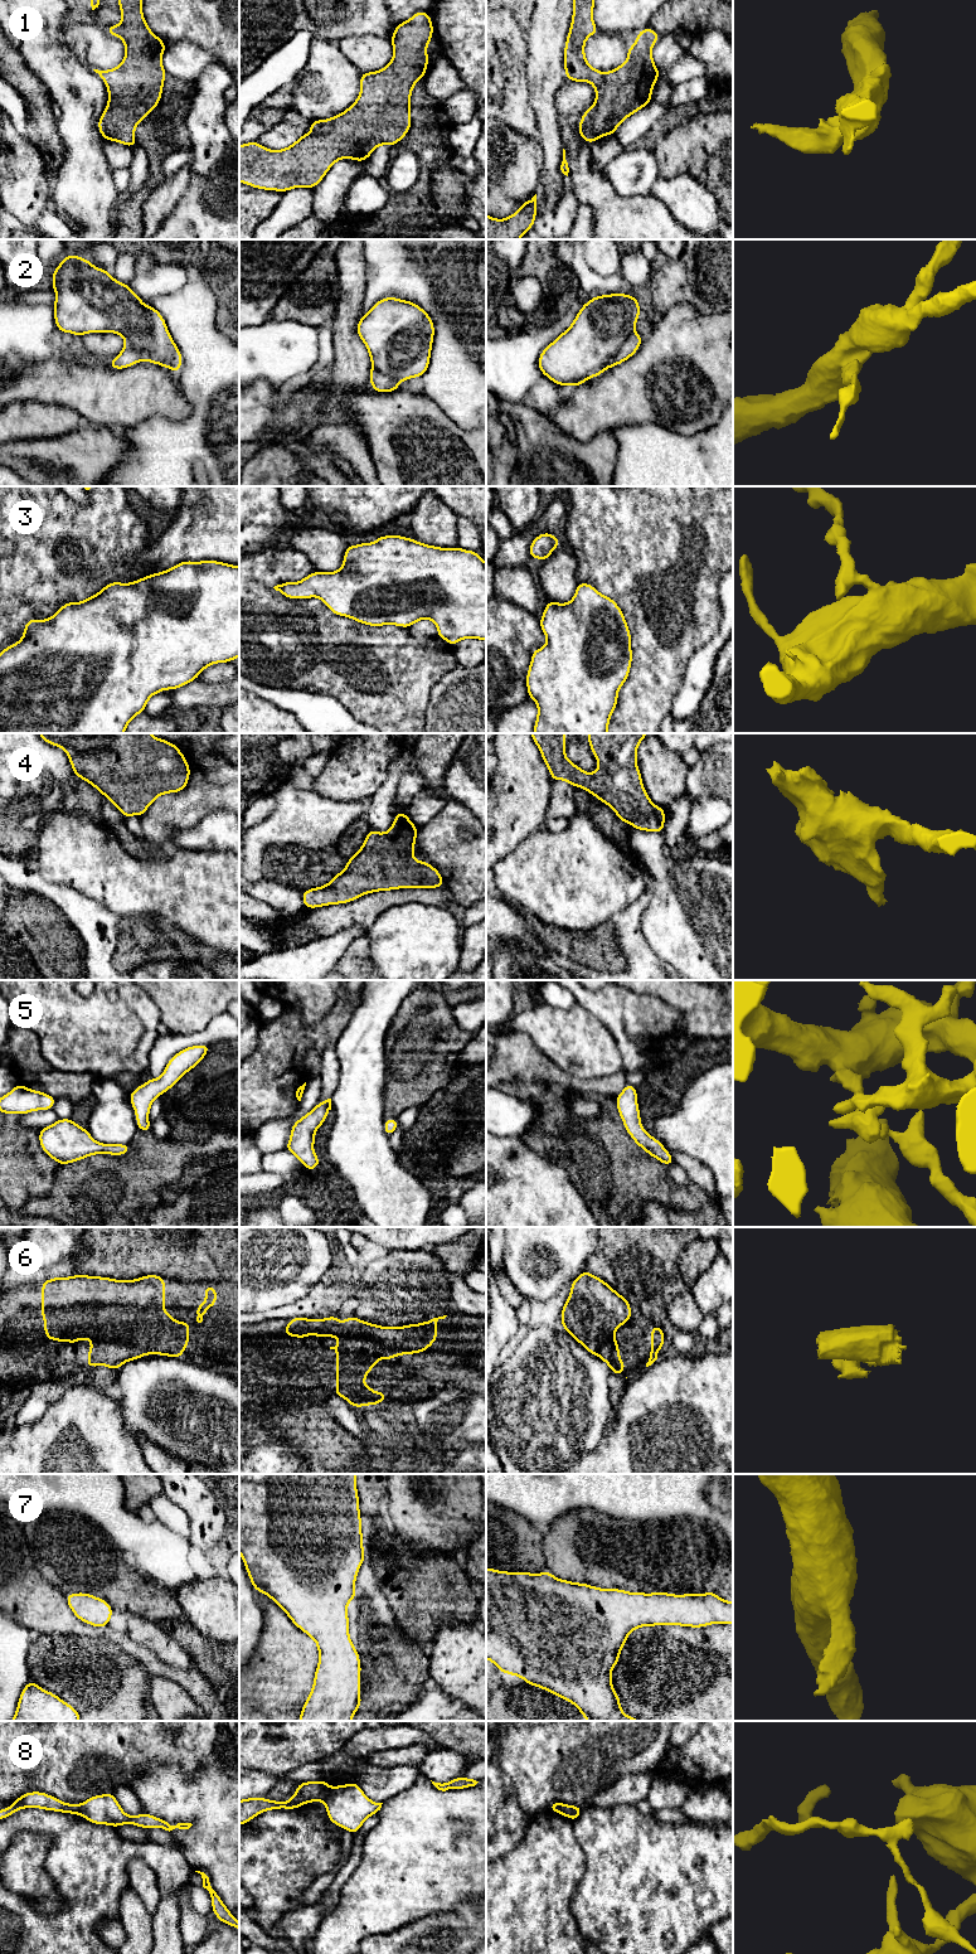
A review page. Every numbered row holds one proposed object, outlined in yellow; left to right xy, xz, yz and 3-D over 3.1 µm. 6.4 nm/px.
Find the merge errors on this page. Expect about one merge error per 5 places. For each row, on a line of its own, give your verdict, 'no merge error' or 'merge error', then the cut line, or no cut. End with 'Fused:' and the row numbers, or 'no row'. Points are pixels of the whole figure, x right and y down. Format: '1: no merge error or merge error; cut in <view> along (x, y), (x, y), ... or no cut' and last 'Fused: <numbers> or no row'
1: no merge error; no cut
2: no merge error; no cut
3: no merge error; no cut
4: no merge error; no cut
5: no merge error; no cut
6: no merge error; no cut
7: no merge error; no cut
8: no merge error; no cut
Fused: no row

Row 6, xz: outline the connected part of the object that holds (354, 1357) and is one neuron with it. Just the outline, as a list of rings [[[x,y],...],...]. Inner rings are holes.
[[[331,1315],[325,1319],[291,1318],[287,1323],[283,1334],[286,1337],[297,1337],[300,1339],[307,1335],[335,1337],[340,1340],[335,1347],[330,1347],[336,1352],[336,1387],[334,1395],[344,1397],[346,1402],[354,1407],[366,1405],[375,1406],[379,1402],[387,1401],[385,1392],[373,1391],[368,1385],[364,1385],[366,1374],[377,1366],[378,1359],[393,1359],[402,1354],[414,1354],[426,1352],[437,1339],[437,1322],[447,1315],[433,1318],[419,1324],[408,1324],[404,1327],[382,1327],[366,1323],[353,1317],[345,1318],[340,1324],[339,1318]]]

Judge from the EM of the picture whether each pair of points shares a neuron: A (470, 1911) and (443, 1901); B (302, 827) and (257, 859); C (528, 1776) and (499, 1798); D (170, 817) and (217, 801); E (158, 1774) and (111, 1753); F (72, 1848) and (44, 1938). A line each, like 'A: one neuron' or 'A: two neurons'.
A: two neurons
B: one neuron
C: two neurons
D: one neuron
E: two neurons
F: one neuron

